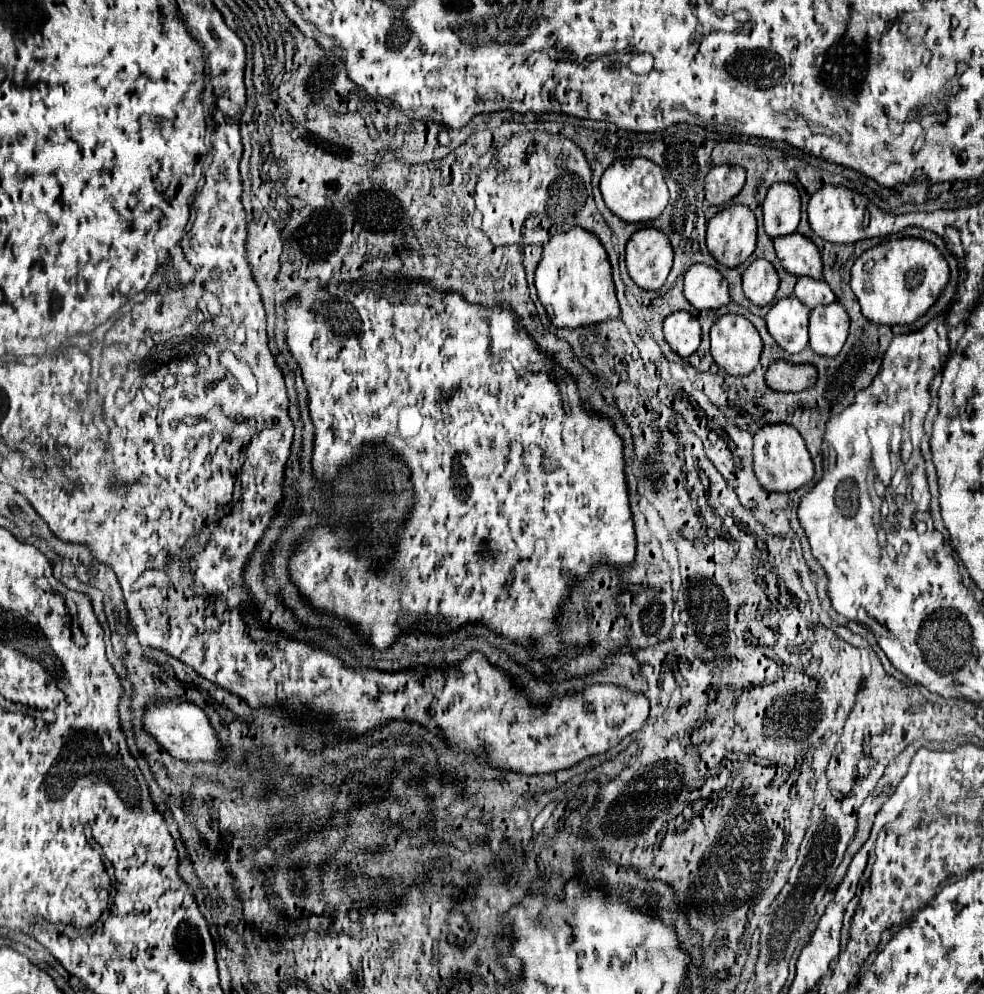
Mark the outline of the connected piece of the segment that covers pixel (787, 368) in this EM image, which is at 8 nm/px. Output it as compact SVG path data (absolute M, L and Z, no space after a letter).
M774 362L766 372L766 384L776 392L800 392L816 384L818 372L812 364Z

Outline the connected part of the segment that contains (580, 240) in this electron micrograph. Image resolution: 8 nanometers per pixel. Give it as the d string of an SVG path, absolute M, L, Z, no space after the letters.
M572 228L566 234L554 234L550 238L550 242L544 246L540 266L536 268L536 290L538 290L538 298L540 298L542 306L546 308L550 322L556 328L582 328L582 326L598 324L608 318L620 316L620 306L616 300L608 254L606 254L604 246L600 244L600 240L584 228Z

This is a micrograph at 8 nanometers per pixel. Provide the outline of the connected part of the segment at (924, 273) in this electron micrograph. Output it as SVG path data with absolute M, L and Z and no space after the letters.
M902 238L902 240L890 240L888 244L880 244L876 248L866 250L852 266L852 292L856 294L862 314L876 324L912 324L920 316L924 316L930 306L940 298L942 290L948 286L950 270L942 254L932 246L930 242L916 240L916 238Z

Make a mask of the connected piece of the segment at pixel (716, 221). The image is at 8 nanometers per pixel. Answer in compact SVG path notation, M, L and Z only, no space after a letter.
M732 204L718 212L706 230L710 254L728 268L744 264L756 248L756 216L748 206Z

